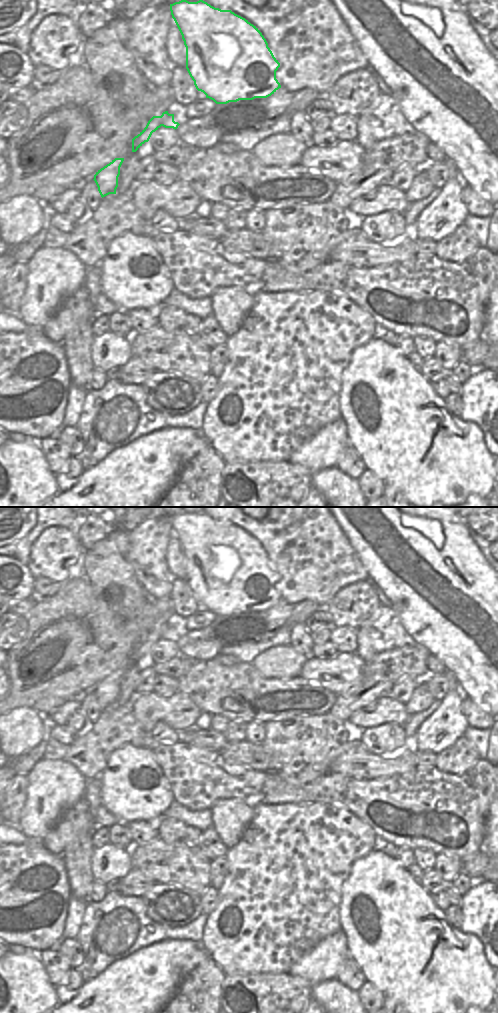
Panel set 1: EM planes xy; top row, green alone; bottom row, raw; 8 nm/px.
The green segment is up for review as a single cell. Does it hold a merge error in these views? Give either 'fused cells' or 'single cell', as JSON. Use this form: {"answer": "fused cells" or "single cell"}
{"answer": "single cell"}

